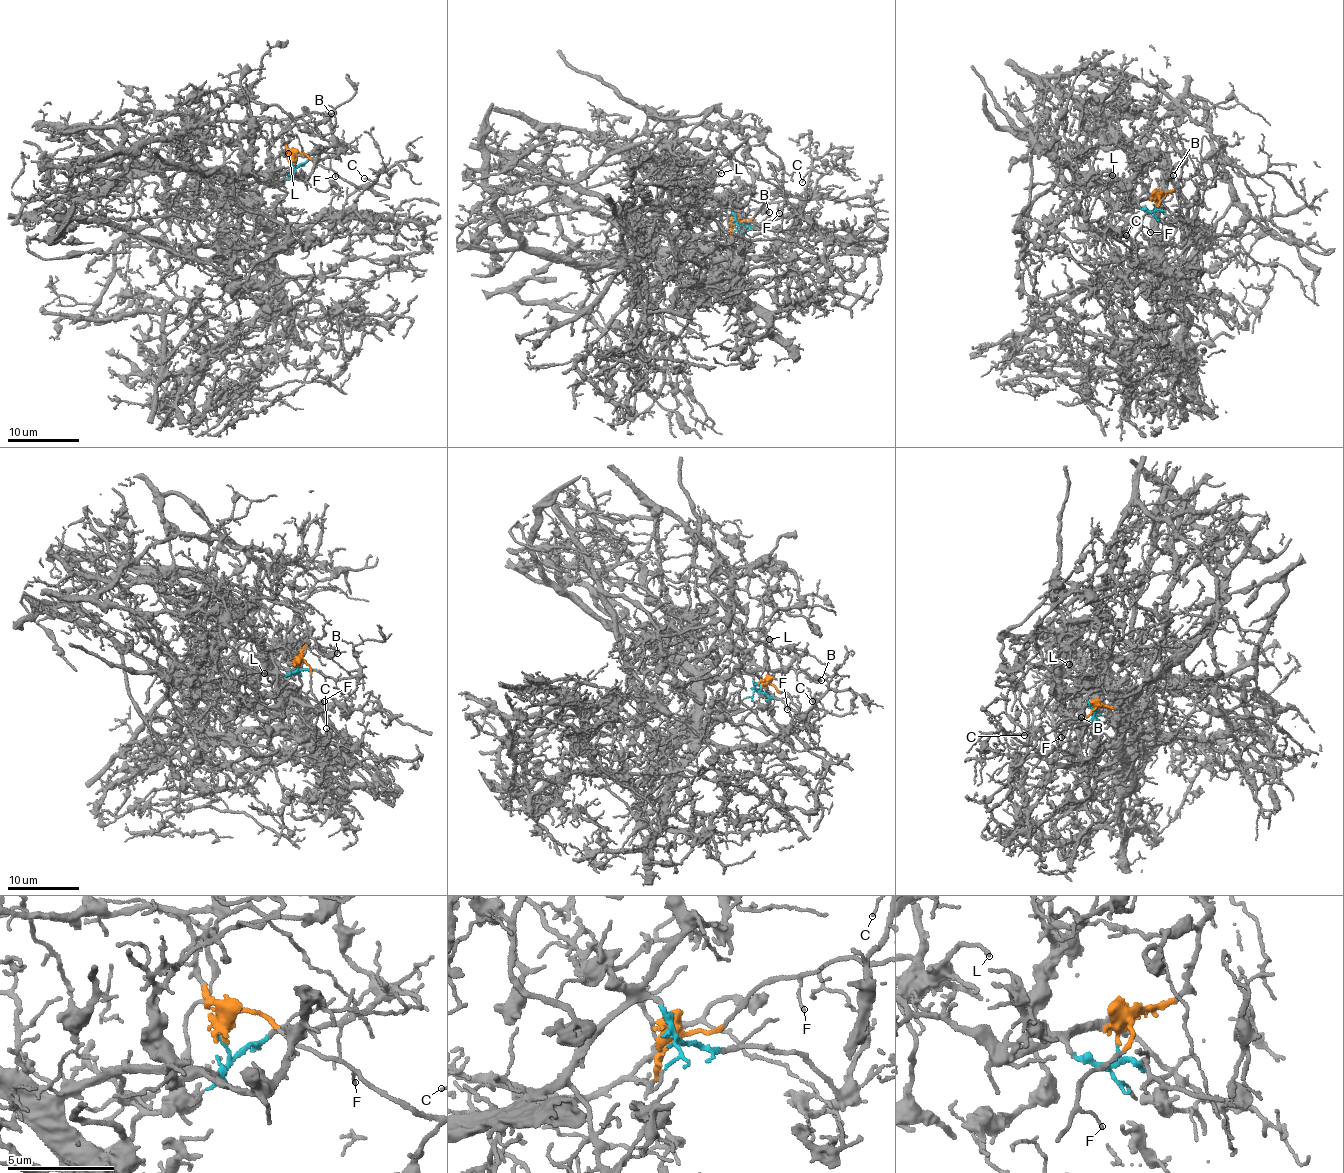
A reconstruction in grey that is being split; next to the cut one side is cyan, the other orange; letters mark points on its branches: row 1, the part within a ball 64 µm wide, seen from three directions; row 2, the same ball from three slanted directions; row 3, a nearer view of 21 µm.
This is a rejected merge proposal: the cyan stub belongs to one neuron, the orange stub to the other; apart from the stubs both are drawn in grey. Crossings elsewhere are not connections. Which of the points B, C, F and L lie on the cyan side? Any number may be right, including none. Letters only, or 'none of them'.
C, L

